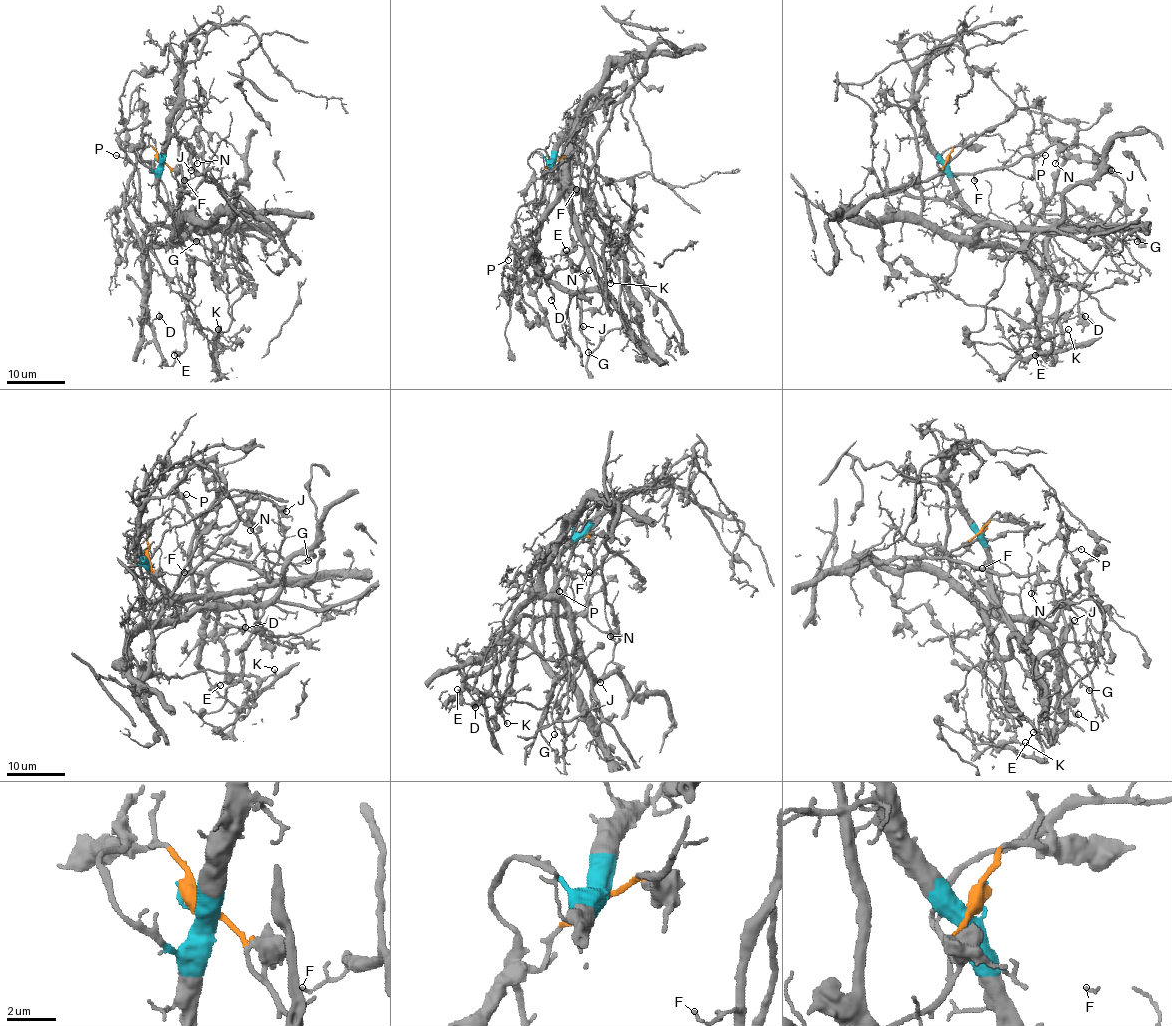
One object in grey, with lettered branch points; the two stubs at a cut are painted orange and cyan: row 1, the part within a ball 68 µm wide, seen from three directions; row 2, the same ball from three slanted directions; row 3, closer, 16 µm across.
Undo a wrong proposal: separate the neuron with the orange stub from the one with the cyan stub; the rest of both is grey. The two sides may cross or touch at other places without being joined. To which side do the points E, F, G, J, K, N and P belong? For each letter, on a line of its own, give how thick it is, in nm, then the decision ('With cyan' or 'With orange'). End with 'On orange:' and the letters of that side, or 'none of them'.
E: Thickness 90 nm. With cyan
F: Thickness 100 nm. With orange
G: Thickness 140 nm. With cyan
J: Thickness 120 nm. With orange
K: Thickness 150 nm. With orange
N: Thickness 110 nm. With orange
P: Thickness 90 nm. With cyan
On orange: F, J, K, N

